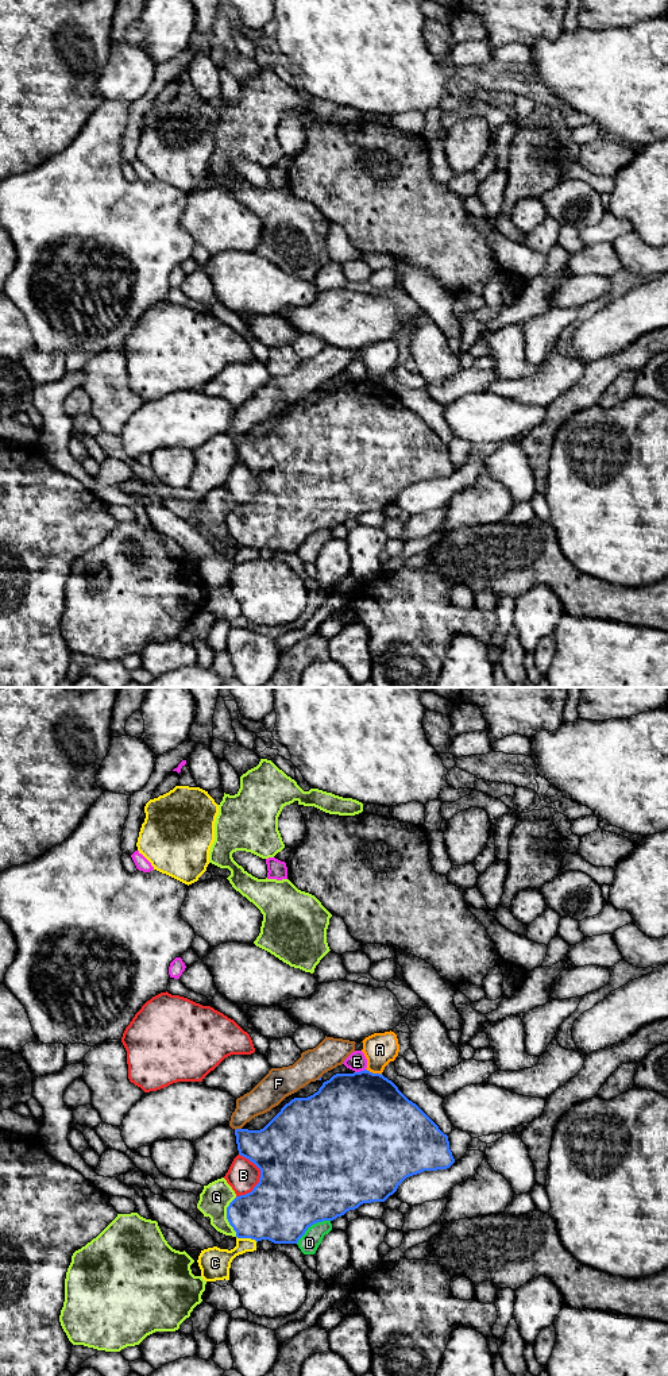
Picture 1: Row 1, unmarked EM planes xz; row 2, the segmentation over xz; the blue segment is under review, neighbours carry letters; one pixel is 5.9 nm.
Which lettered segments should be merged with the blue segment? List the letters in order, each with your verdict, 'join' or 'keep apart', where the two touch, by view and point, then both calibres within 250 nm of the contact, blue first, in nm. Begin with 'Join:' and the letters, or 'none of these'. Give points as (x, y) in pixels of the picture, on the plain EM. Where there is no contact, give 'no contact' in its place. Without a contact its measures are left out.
Join: none of these
A: keep apart; meets blue in xz at (374, 382); 500 nm thick on the blue side, 190 nm on the other
B: keep apart; meets blue in xz at (259, 486); 500 nm thick on the blue side, 190 nm on the other
C: keep apart; meets blue in xz at (247, 546); 380 nm thick on the blue side, 190 nm on the other
D: keep apart; meets blue in xz at (312, 532); 500 nm thick on the blue side, 120 nm on the other
E: keep apart; meets blue in xz at (360, 380); 500 nm thick on the blue side, 120 nm on the other
F: keep apart; meets blue in xz at (238, 438); 300 nm thick on the blue side, 170 nm on the other
G: keep apart; meets blue in xz at (227, 525); 320 nm thick on the blue side, 180 nm on the other

